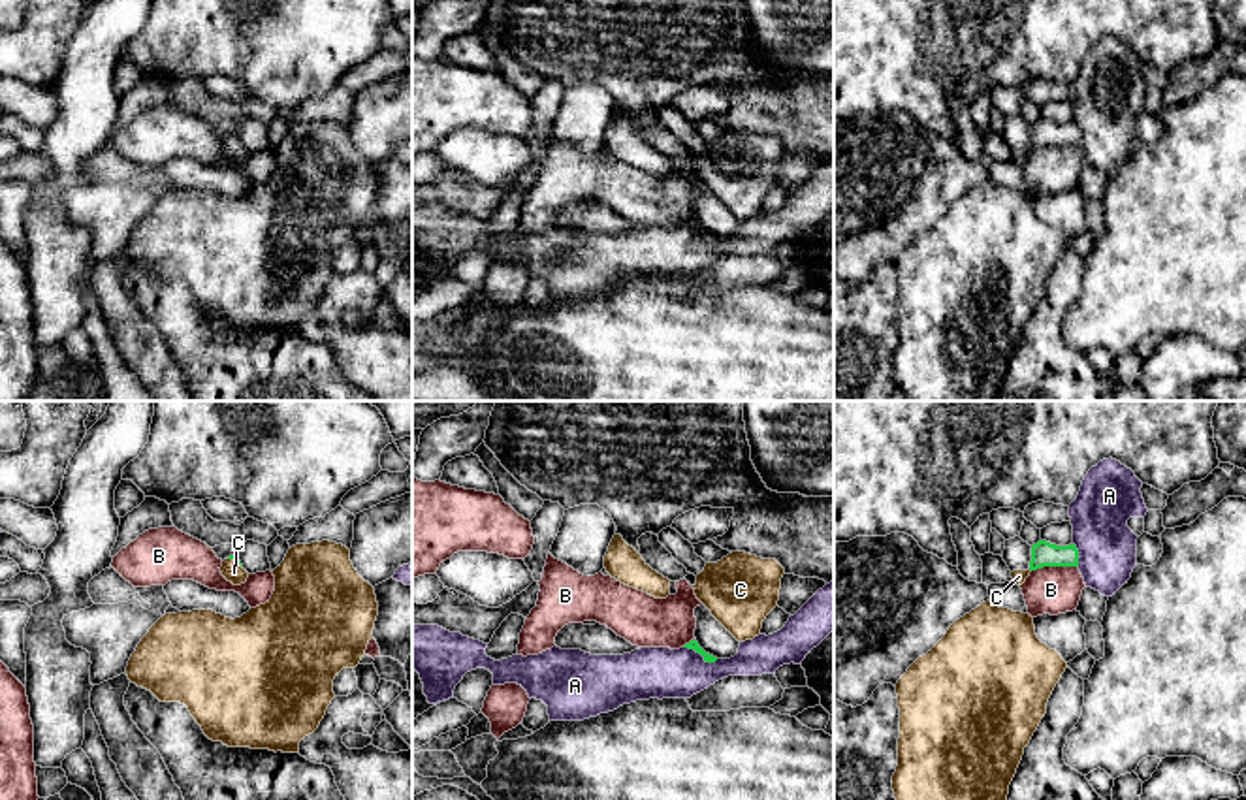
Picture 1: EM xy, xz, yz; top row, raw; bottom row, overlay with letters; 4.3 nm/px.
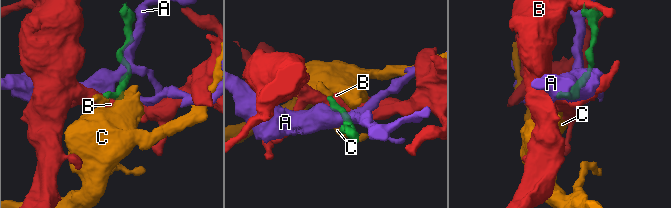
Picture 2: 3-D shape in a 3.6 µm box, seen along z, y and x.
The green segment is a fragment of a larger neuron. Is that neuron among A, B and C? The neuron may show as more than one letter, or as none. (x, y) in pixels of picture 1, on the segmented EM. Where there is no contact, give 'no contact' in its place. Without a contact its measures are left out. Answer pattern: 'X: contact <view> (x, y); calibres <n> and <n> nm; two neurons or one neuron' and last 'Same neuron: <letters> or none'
A: contact xz (701, 654); calibres 50 and 220 nm; two neurons
B: contact yz (1054, 565); calibres 110 and 200 nm; two neurons
C: contact xy (236, 561); calibres 20 and 90 nm; one neuron
Same neuron: C

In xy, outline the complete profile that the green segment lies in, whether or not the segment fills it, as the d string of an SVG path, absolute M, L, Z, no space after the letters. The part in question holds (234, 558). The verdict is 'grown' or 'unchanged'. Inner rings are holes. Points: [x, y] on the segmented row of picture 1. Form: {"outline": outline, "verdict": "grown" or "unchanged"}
{"outline": "M235 555L222 561L220 572L233 585L241 585L248 578L248 572L241 567L241 561Z", "verdict": "grown"}

